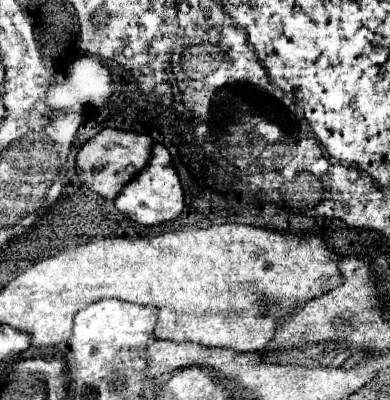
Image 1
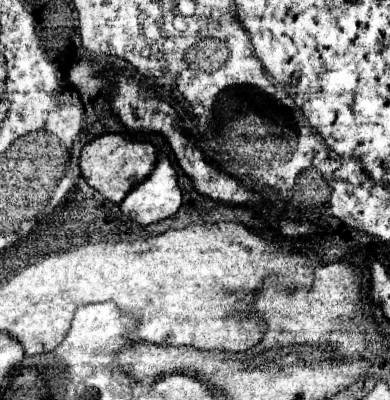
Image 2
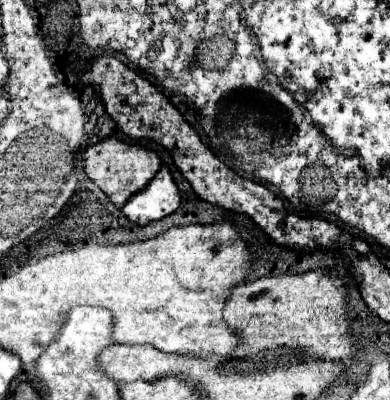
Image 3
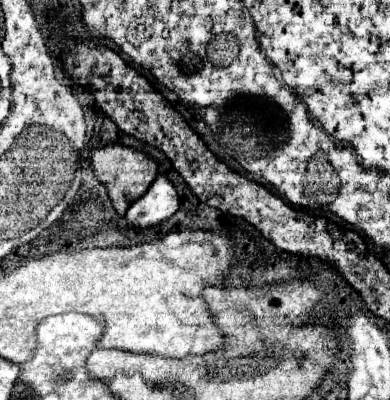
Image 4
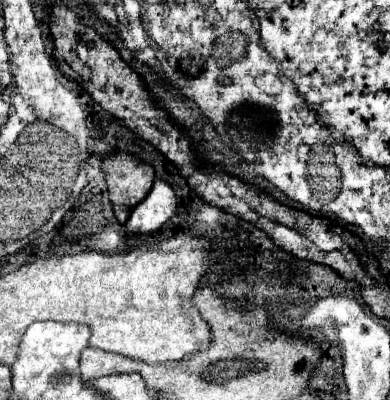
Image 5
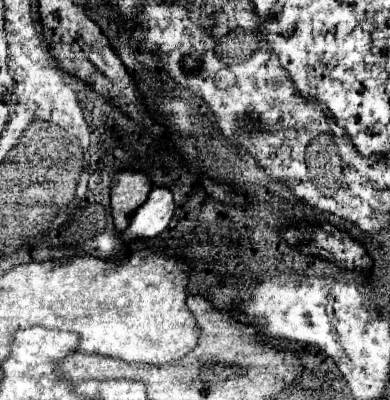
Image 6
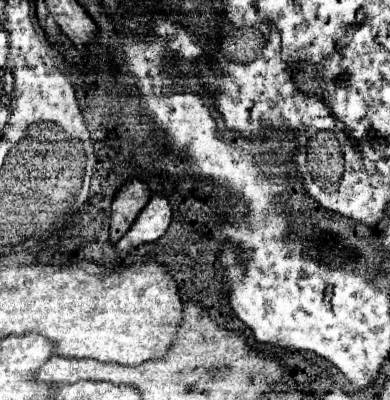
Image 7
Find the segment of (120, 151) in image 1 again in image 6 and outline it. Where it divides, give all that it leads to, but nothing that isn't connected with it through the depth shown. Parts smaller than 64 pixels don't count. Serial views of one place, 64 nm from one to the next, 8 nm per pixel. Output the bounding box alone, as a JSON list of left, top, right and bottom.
[110,170,152,230]

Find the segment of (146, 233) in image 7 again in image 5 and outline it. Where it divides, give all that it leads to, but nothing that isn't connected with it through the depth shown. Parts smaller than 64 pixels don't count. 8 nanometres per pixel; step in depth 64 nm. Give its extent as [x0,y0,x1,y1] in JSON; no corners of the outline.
[126,180,176,234]

